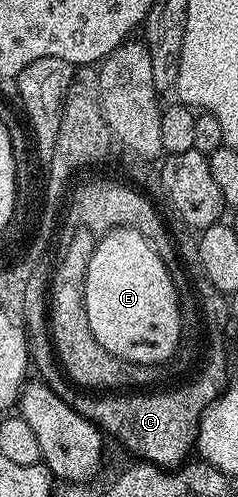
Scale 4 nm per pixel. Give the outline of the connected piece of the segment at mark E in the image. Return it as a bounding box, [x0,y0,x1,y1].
[85,227,183,365]

